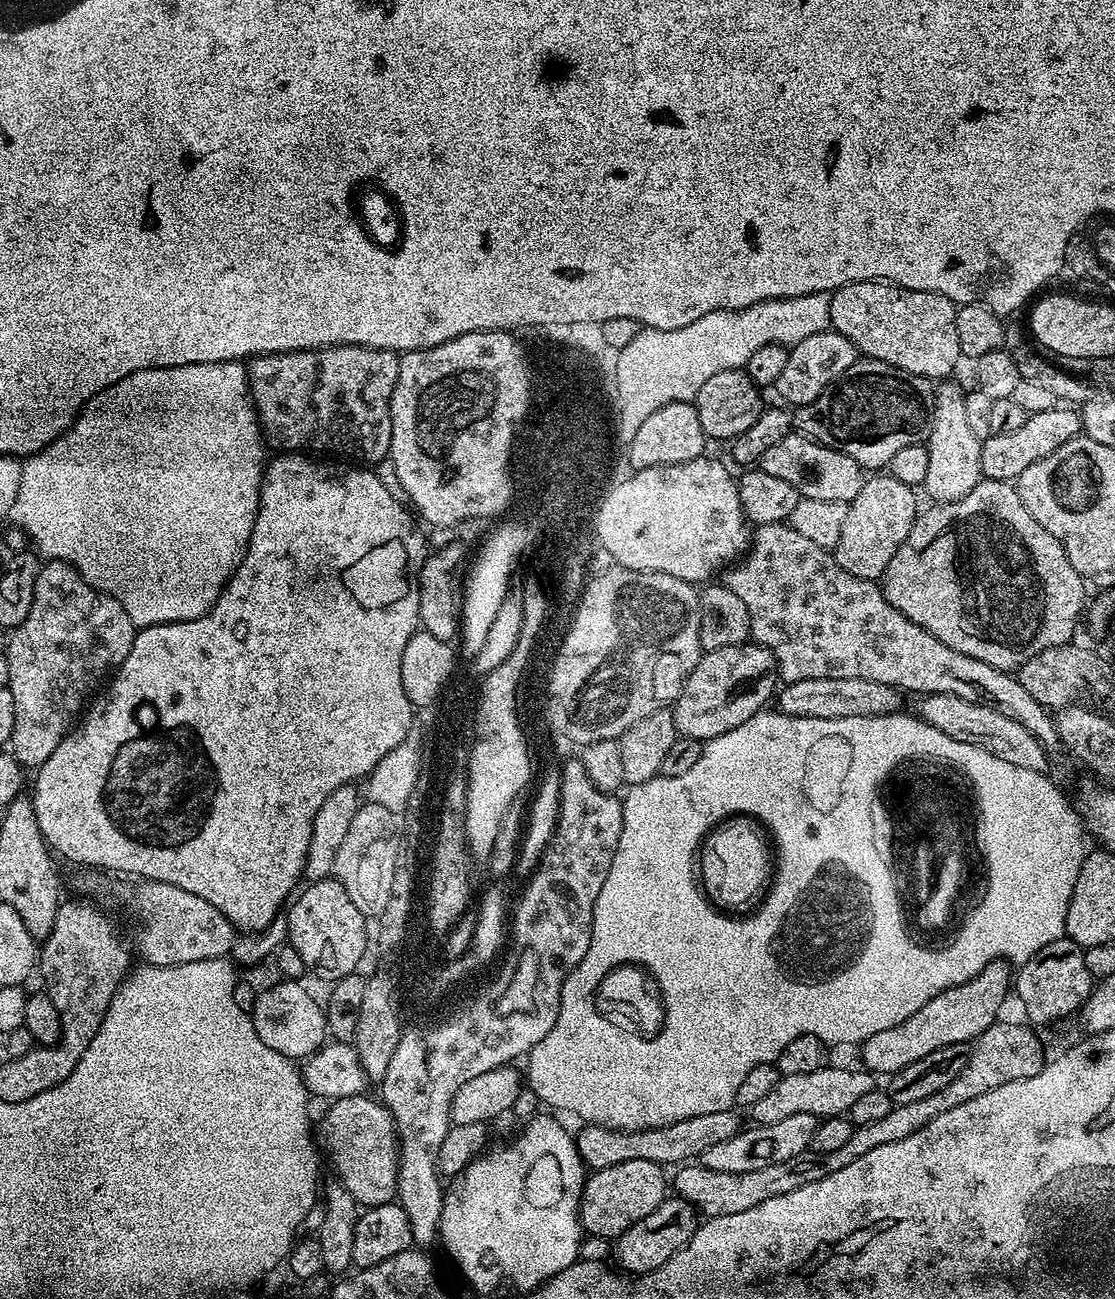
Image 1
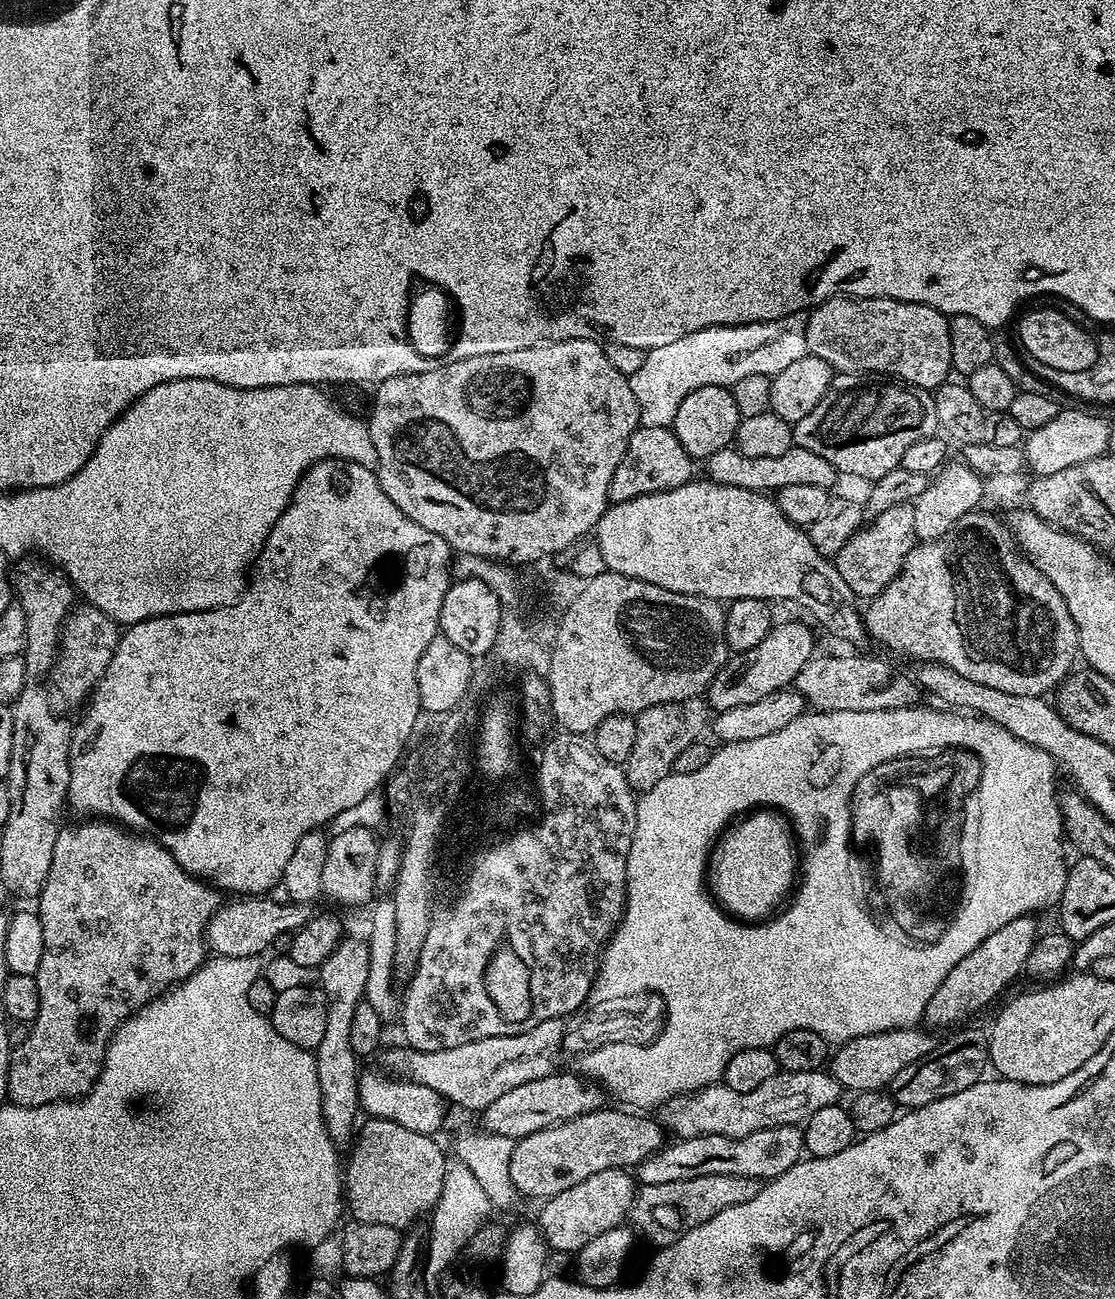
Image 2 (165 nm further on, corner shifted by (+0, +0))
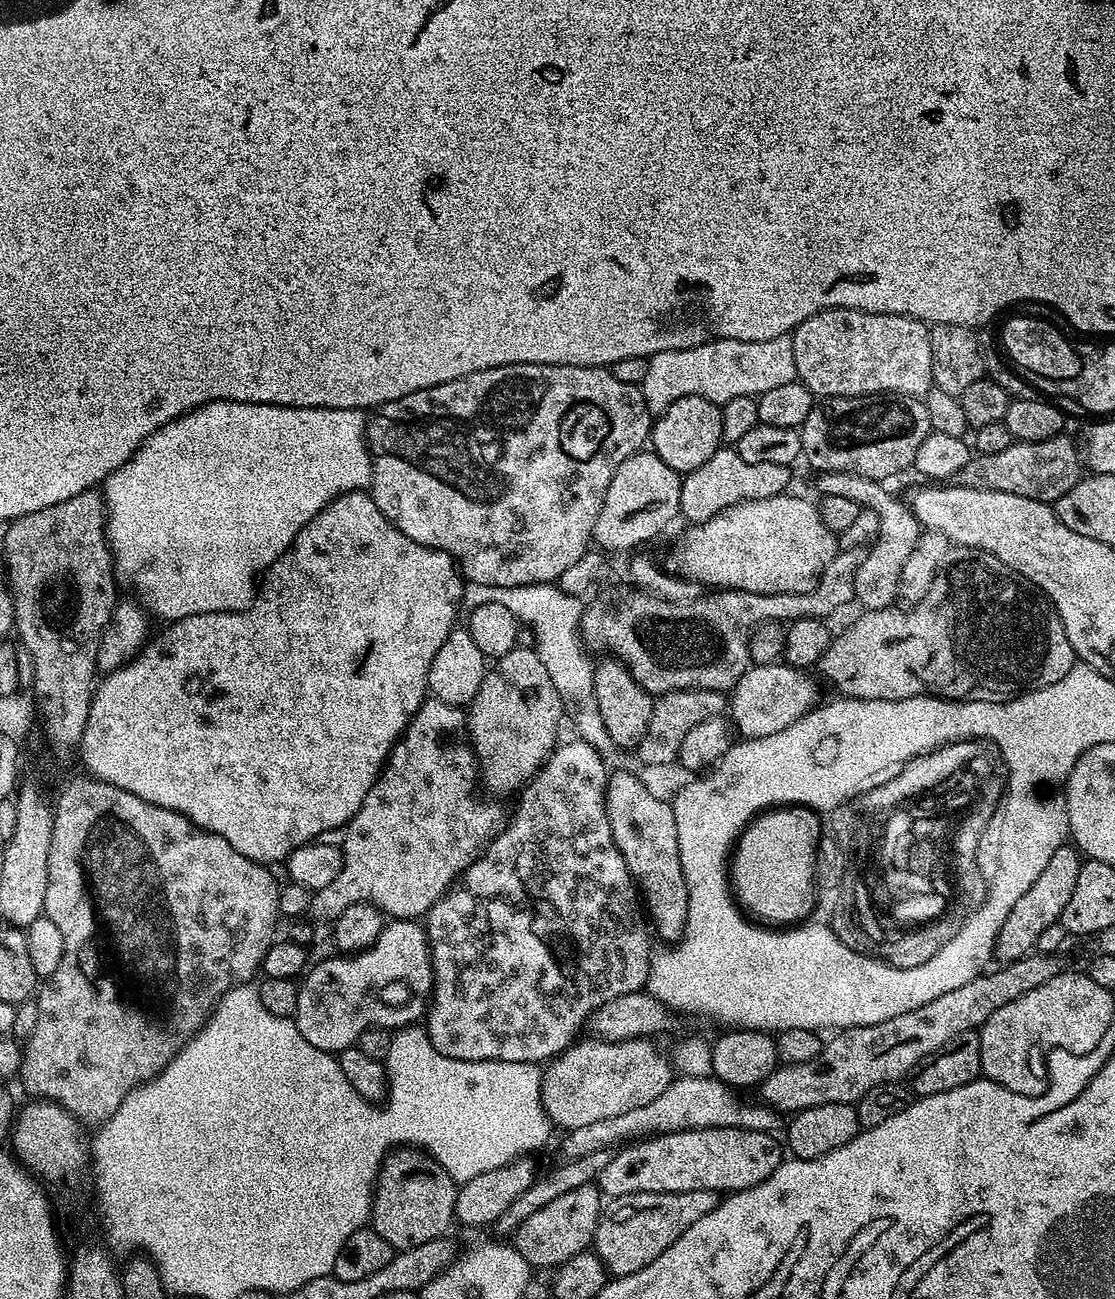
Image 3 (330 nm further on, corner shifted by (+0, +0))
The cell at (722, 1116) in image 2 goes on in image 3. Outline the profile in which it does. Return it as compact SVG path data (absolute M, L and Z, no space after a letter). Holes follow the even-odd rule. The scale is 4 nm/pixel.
M709 1074L707 1076L687 1076L681 1075L679 1078L673 1079L670 1086L666 1086L666 1090L662 1090L662 1094L658 1094L658 1098L654 1098L654 1102L646 1102L646 1106L637 1106L634 1110L626 1110L626 1114L614 1114L614 1118L601 1118L598 1122L590 1122L590 1126L578 1126L577 1129L570 1129L563 1133L564 1141L560 1144L561 1157L565 1161L573 1160L574 1158L582 1158L582 1154L594 1154L594 1150L602 1150L603 1148L613 1149L615 1146L623 1145L625 1142L635 1142L645 1134L663 1134L665 1132L685 1132L686 1130L694 1130L695 1128L749 1128L750 1130L758 1130L759 1132L772 1132L779 1126L780 1120L782 1124L781 1113L777 1112L774 1108L769 1108L763 1102L755 1102L751 1104L748 1100L743 1100L739 1091L733 1090L715 1076Z

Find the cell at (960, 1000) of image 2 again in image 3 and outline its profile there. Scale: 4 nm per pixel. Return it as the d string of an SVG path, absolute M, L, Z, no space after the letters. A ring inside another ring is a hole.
M1065 842L1061 848L1054 850L1054 858L1046 862L1046 870L1038 874L1034 886L1014 902L1006 922L1002 922L1002 930L998 930L996 939L995 959L1000 962L1021 960L1035 949L1038 934L1046 930L1046 926L1057 923L1066 910L1066 902L1070 902L1074 886L1078 883L1078 870L1082 863L1082 856L1071 843Z

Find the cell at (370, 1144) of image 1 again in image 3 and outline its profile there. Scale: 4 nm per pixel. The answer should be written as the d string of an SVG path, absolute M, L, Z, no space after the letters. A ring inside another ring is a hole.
M401 1146L388 1153L376 1174L370 1226L396 1252L439 1240L454 1224L458 1181L427 1151Z

